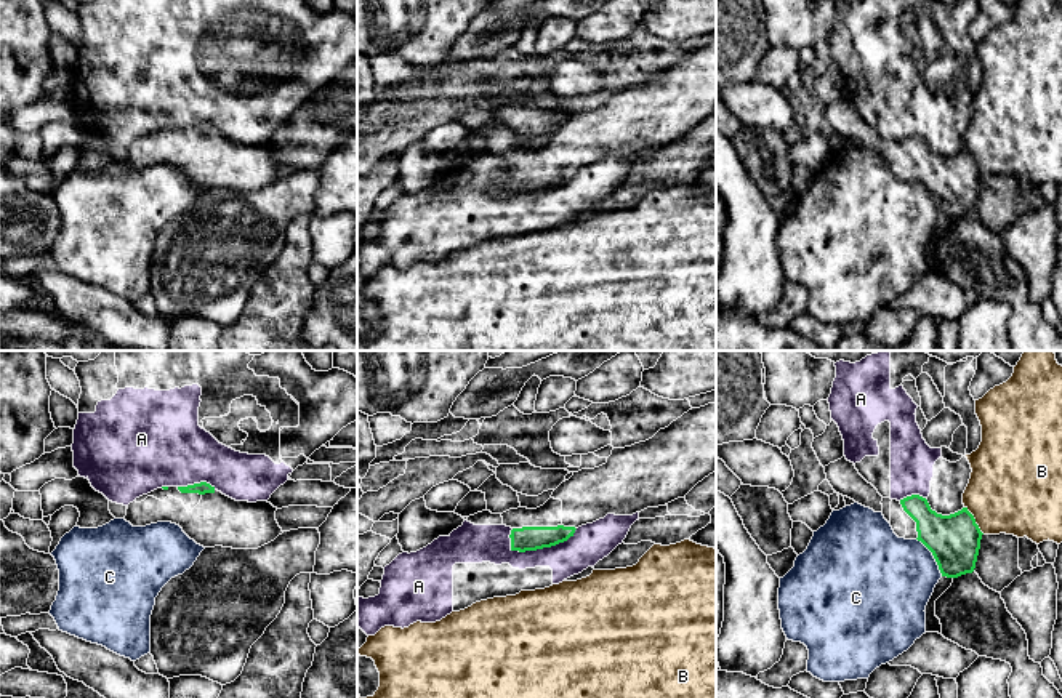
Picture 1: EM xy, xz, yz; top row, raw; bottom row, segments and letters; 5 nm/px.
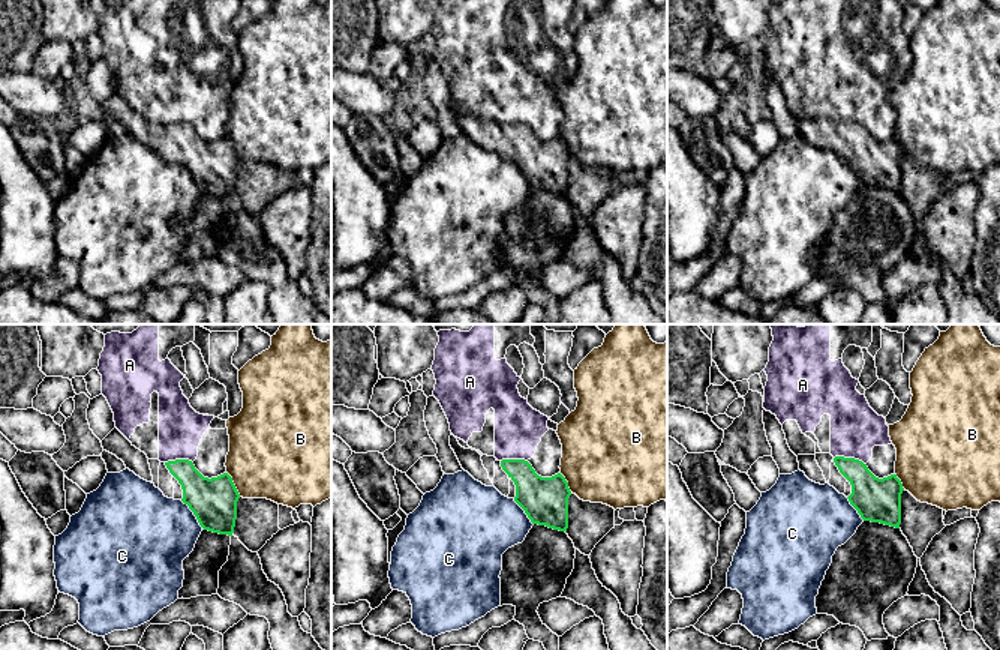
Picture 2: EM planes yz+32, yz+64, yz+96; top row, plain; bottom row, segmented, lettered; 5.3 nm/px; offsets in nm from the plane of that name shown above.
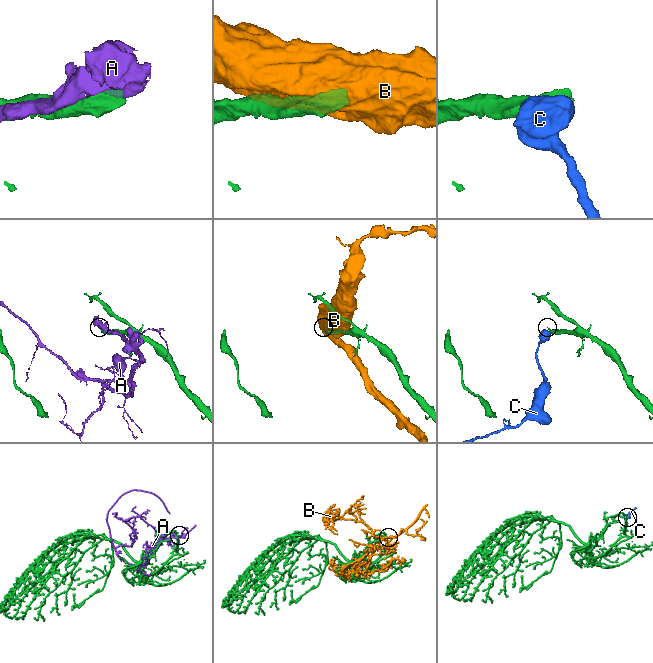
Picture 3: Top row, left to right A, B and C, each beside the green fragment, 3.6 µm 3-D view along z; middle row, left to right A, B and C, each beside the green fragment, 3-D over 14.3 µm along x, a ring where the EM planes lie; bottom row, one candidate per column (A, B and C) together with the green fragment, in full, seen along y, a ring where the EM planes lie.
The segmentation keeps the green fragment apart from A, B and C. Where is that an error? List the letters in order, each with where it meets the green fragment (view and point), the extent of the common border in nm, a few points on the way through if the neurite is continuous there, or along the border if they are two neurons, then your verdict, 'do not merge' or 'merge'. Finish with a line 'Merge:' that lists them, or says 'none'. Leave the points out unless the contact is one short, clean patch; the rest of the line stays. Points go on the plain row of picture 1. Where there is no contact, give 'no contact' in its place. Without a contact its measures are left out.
A: meets green in xz at (543, 188); contact 360 nm long; do not merge
B: meets green in yz at (974, 162); contact 170 nm long; do not merge
C: meets green in yz at (934, 199); contact 240 nm long; border along yz (917, 180), (931, 194), (942, 216); do not merge
Merge: none

